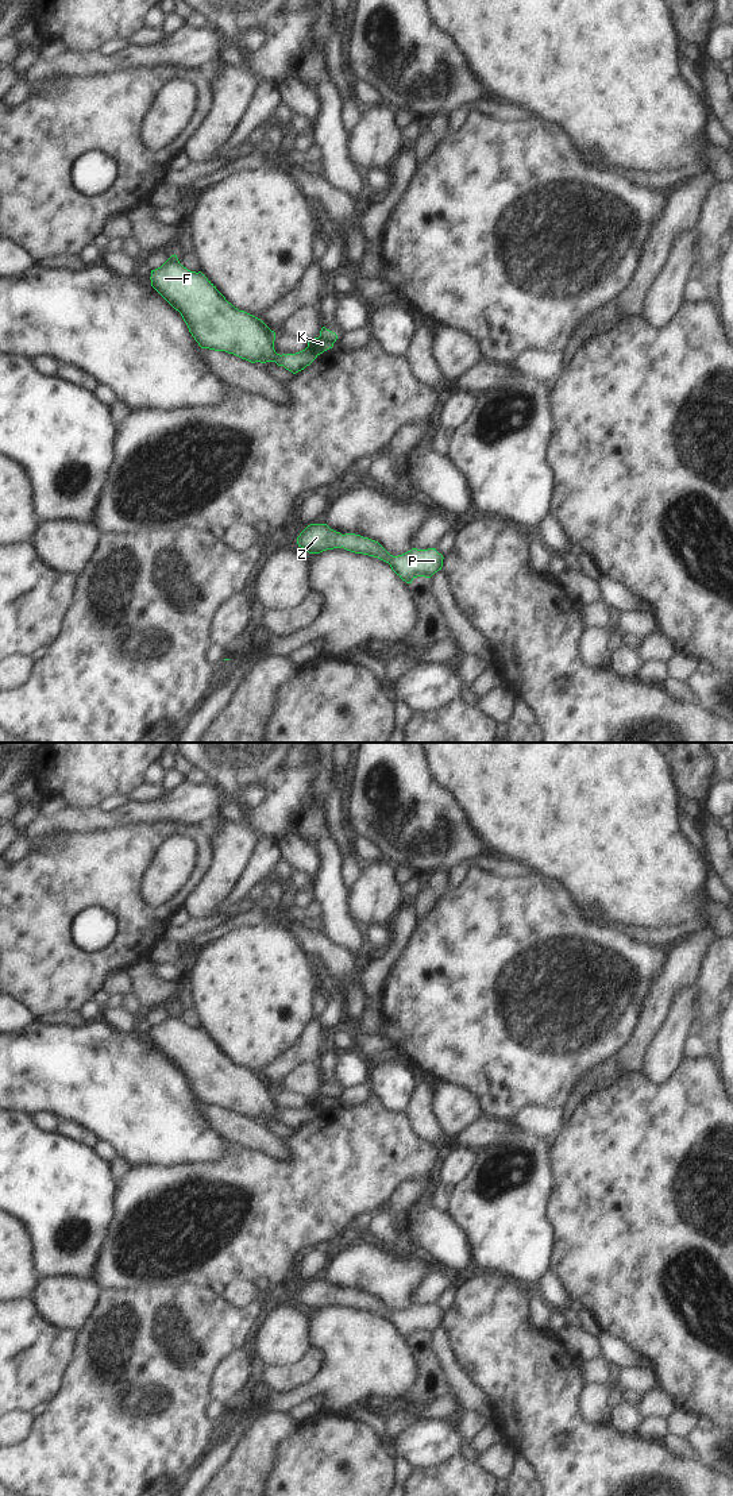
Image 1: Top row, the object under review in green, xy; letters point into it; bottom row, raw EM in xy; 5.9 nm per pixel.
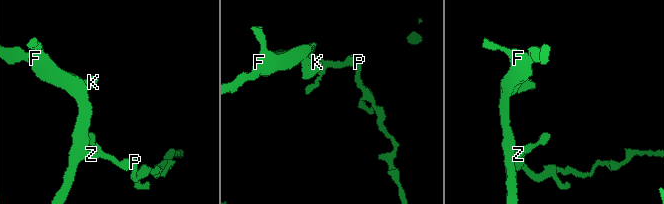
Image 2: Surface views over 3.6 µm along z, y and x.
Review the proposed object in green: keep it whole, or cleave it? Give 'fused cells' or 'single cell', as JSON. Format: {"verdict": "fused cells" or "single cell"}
{"verdict": "single cell"}

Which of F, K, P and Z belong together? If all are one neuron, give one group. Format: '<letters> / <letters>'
F K P Z

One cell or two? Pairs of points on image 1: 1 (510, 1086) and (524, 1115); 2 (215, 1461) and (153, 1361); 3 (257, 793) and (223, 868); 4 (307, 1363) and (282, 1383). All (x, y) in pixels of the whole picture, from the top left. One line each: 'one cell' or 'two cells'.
1: two cells
2: two cells
3: two cells
4: one cell

